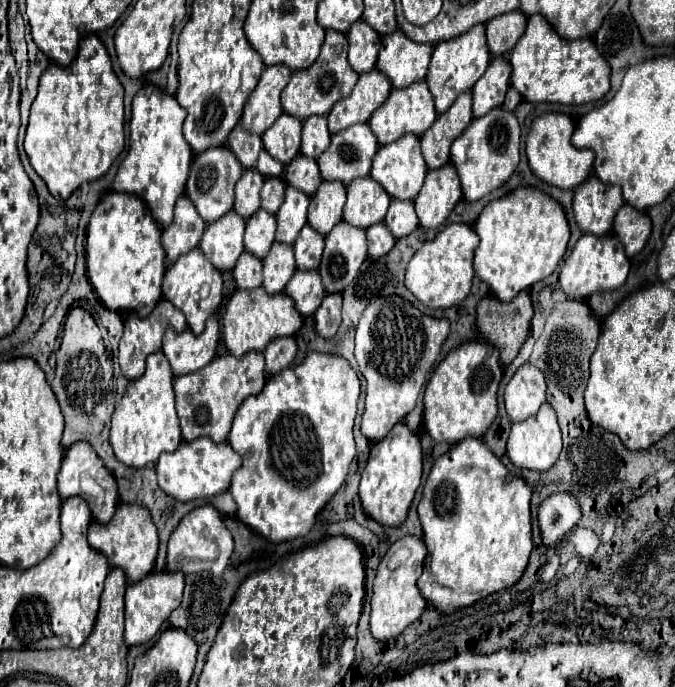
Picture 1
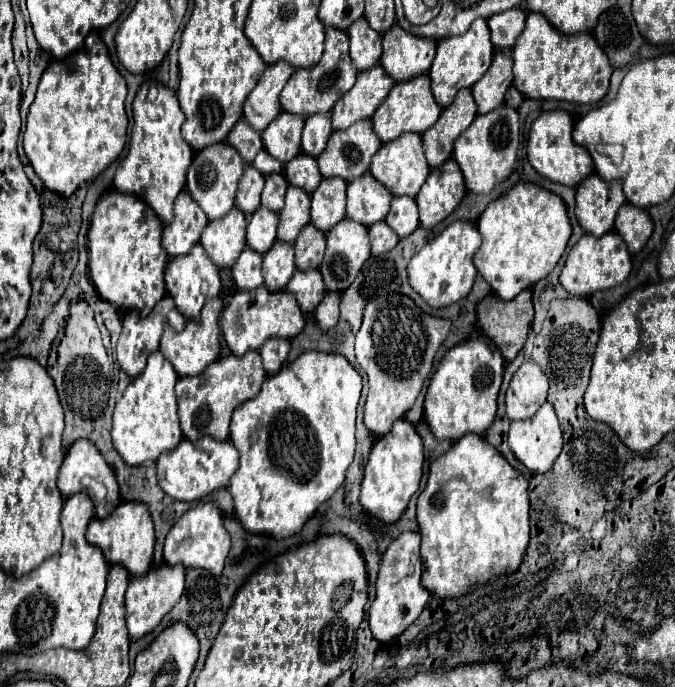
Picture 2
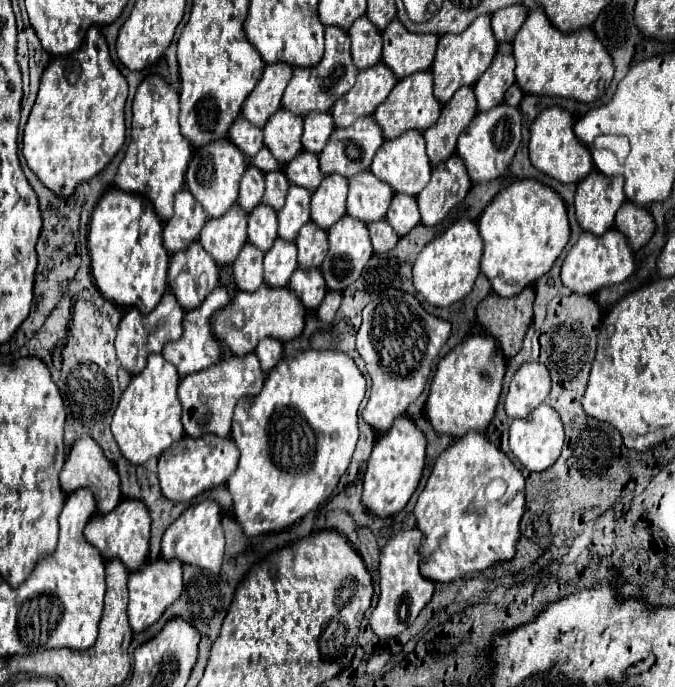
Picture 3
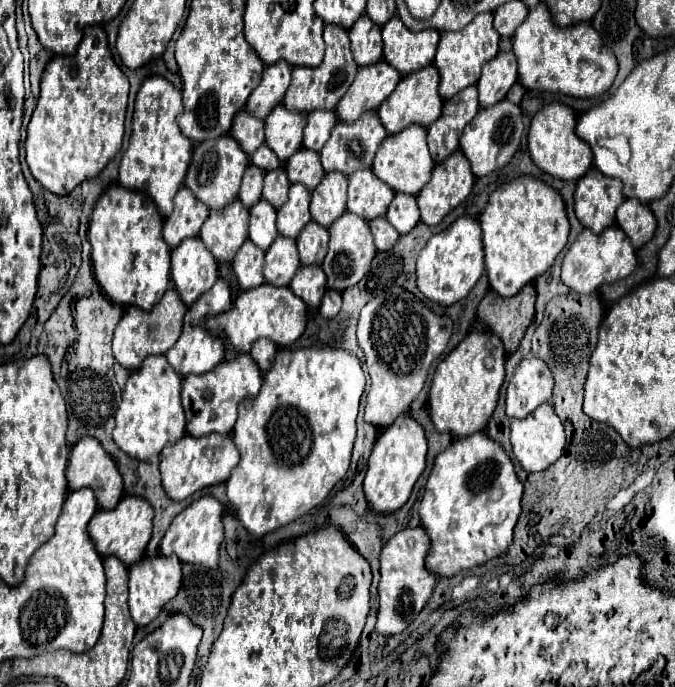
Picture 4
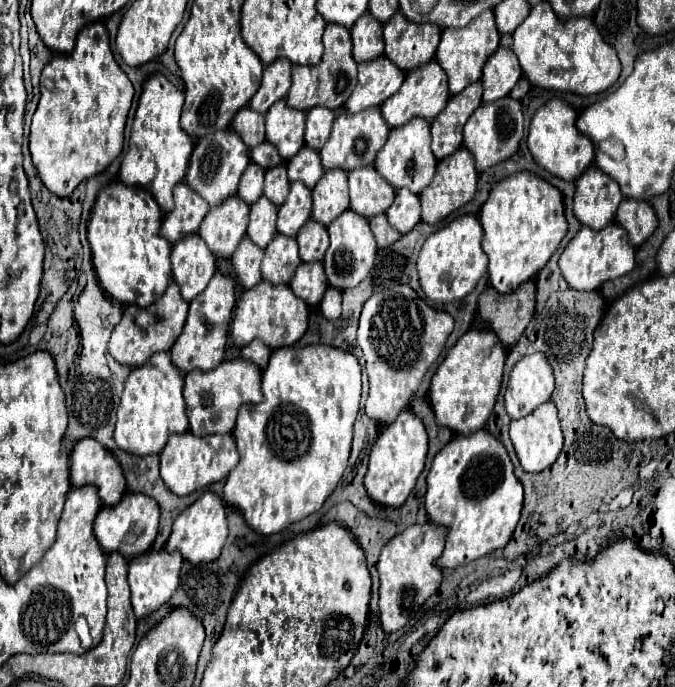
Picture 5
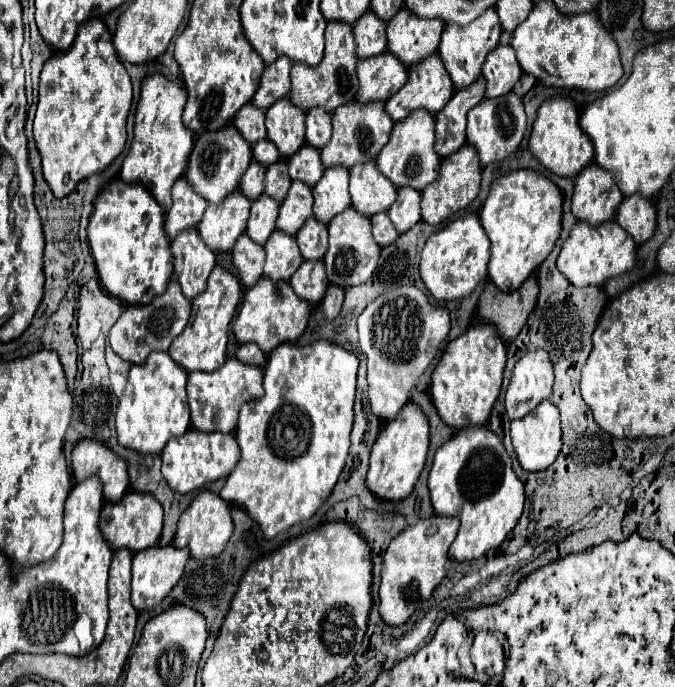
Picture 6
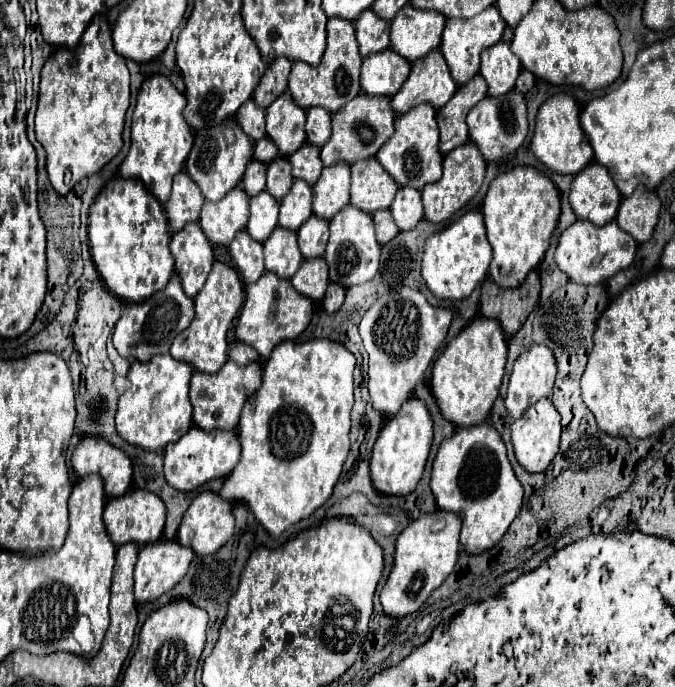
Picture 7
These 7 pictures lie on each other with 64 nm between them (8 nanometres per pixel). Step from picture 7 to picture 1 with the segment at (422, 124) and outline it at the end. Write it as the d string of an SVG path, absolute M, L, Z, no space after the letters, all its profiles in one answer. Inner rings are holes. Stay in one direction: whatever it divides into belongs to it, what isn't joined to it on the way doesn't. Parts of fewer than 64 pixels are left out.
M406 134L402 138L398 138L396 142L388 144L388 146L380 146L374 162L372 162L372 170L370 176L392 196L398 200L414 200L414 196L420 192L424 178L426 178L428 166L422 158L420 152L420 138L414 134Z

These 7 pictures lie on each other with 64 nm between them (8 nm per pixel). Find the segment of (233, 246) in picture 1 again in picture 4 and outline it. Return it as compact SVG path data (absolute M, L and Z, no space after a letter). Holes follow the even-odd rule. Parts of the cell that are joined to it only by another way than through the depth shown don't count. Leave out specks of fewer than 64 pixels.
M234 200L226 204L224 210L210 212L200 228L200 238L204 246L220 262L232 262L238 248L248 238L248 208Z

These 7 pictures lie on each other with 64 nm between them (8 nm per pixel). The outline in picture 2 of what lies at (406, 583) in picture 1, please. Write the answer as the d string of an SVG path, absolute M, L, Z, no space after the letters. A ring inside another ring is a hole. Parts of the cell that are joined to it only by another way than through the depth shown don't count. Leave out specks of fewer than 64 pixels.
M404 532L382 554L378 582L376 582L376 600L368 612L370 630L376 640L390 642L400 636L424 610L432 594L424 590L420 584L422 572L422 558L420 558L420 534L418 532Z

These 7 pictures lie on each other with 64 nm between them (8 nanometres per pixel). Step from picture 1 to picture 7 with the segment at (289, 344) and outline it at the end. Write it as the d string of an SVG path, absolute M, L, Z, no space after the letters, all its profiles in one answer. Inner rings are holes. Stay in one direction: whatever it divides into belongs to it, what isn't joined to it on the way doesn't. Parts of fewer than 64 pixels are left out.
M236 342L236 344L228 350L228 358L230 358L232 362L240 364L240 366L246 366L246 364L250 364L250 362L260 360L258 352L256 352L254 348L250 348L248 344L244 344L244 342Z

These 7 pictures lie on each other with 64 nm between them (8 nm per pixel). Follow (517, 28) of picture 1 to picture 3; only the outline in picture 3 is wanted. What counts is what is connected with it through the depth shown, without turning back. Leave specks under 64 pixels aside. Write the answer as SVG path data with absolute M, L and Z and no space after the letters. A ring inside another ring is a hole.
M512 4L512 8L502 8L492 14L492 30L498 42L512 42L516 30L524 24L528 10L522 4Z

